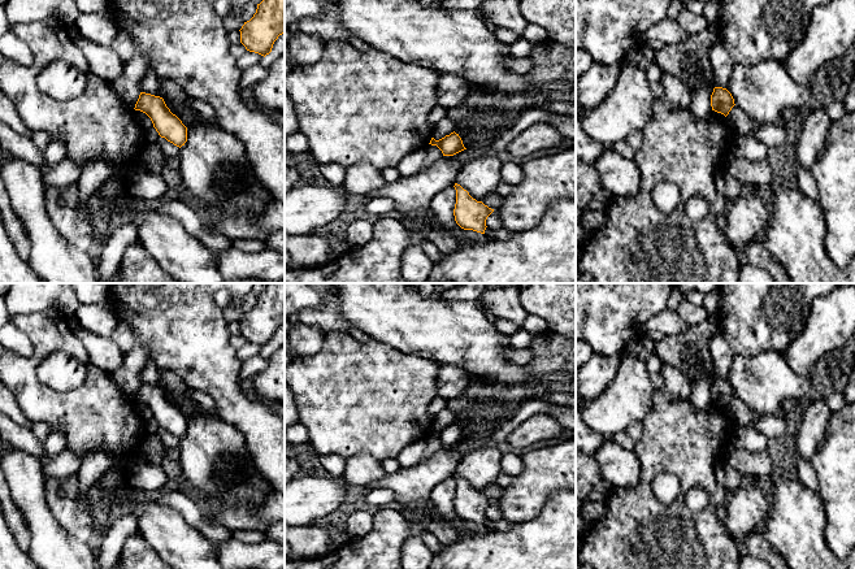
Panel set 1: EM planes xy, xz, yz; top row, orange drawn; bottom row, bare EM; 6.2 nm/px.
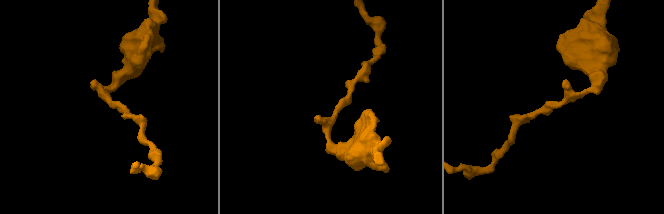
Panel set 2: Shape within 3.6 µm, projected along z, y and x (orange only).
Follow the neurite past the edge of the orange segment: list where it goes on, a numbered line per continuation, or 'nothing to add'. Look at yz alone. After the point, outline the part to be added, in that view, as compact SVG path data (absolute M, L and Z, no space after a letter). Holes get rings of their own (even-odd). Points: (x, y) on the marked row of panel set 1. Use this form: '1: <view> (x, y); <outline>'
nothing to add

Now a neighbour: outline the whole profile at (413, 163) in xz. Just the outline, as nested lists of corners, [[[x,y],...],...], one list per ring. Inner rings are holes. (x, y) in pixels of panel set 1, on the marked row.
[[[428,144],[404,157],[399,166],[400,177],[412,177],[443,156],[437,145]]]

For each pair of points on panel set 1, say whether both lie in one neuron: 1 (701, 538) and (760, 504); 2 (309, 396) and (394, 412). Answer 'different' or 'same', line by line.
1: different
2: same

